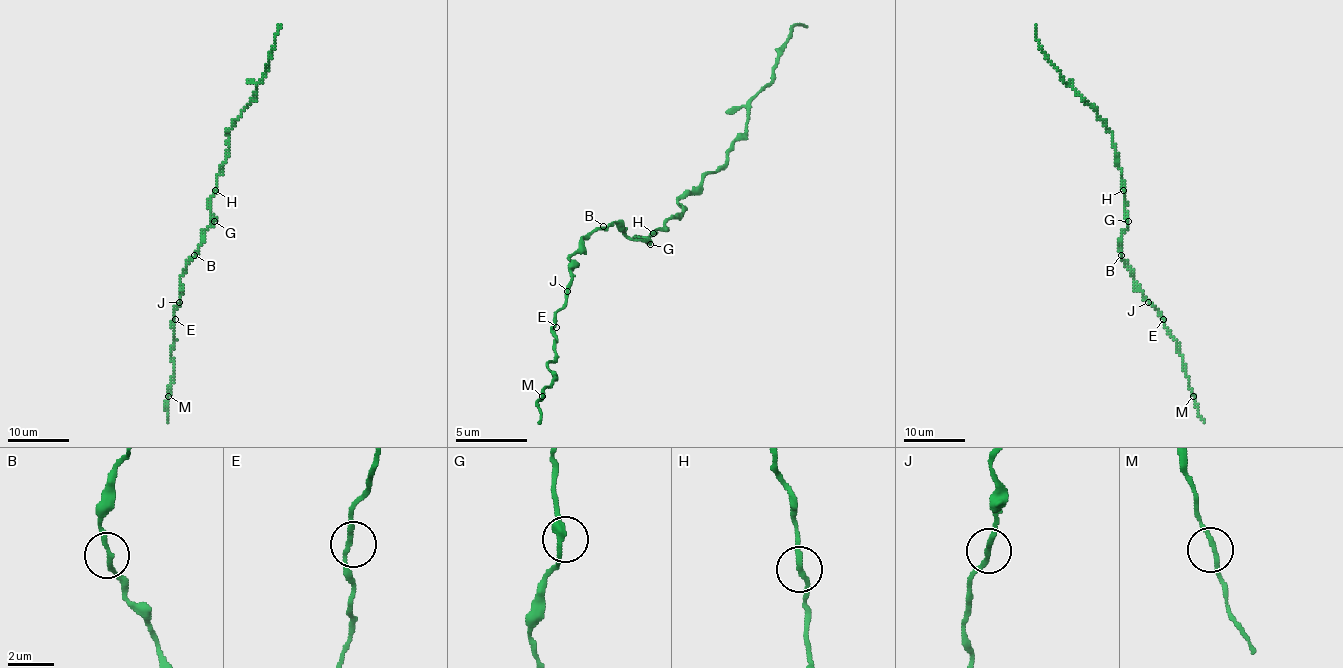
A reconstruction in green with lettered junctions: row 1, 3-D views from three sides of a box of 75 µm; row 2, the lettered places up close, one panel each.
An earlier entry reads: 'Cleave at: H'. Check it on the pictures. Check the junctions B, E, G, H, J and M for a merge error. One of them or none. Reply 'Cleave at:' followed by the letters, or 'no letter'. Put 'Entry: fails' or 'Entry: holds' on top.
Entry: holds
Cleave at: H

